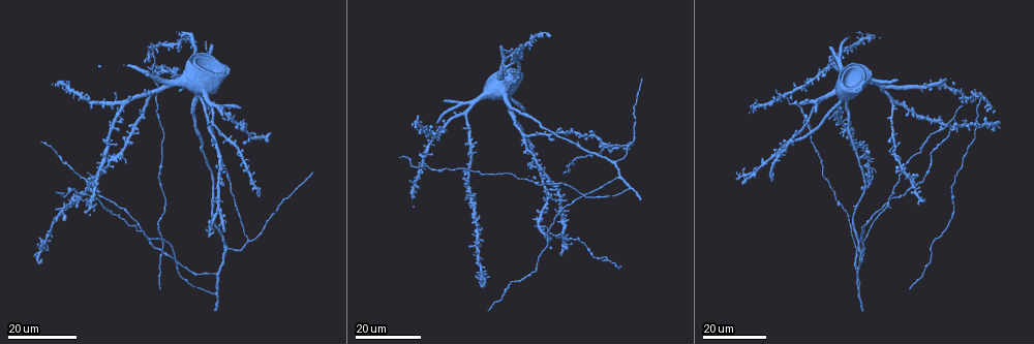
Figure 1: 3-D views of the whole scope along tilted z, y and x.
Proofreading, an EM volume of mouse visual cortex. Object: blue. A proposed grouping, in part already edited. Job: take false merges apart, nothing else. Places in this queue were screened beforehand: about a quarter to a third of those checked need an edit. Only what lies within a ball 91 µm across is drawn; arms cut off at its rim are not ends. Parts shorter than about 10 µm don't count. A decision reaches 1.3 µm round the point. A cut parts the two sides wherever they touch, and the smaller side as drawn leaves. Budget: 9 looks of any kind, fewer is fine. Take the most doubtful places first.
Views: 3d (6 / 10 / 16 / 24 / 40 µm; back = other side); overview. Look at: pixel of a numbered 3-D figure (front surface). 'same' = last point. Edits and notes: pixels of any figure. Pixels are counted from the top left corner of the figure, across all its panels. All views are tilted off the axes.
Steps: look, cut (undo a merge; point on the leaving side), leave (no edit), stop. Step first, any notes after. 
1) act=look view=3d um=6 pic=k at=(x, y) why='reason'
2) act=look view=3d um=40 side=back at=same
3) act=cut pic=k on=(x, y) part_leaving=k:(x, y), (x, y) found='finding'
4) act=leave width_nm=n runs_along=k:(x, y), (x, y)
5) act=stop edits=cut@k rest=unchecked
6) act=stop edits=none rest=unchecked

act=look view=3d um=16 pic=1 at=(215, 274) why='four or more arms meet'

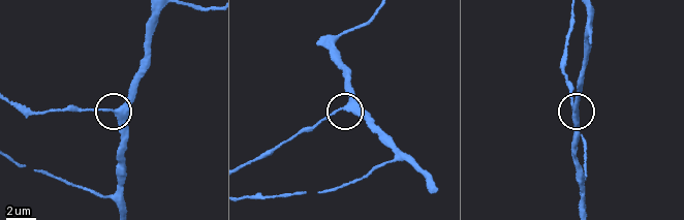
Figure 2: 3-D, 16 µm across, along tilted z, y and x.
act=look view=3d um=10 pic=2 at=(115, 111) why='zoom in'

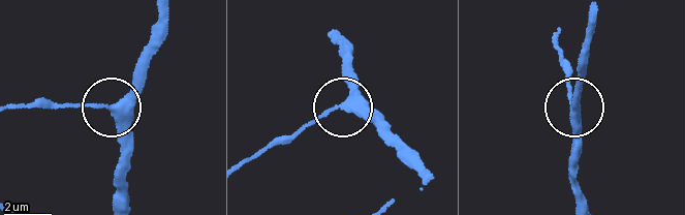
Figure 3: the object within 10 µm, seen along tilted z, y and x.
act=leave width_nm=310 found='continuous, no second neuron'

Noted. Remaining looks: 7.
act=look view=3d um=24 pic=1 at=(251, 242) why='branch point'

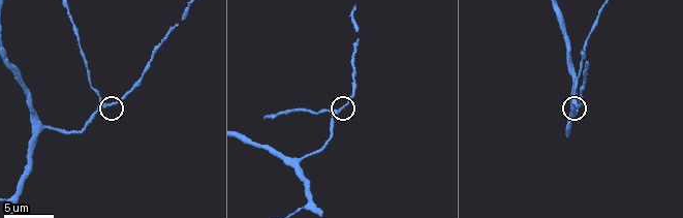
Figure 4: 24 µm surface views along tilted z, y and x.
act=look view=3d um=10 pic=4 at=(337, 112)

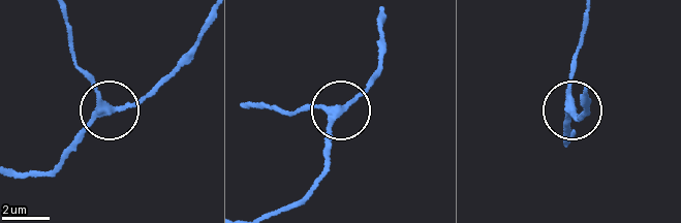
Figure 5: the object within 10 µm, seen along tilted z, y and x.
act=leave side_arm_um=33 runs_along=5:(13, 169), (51, 168), (102, 114), (141, 102), (165, 80) found='one neuron here'

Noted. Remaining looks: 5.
act=look view=3d um=24 pic=1 at=(180, 264) why='four or more arms meet'

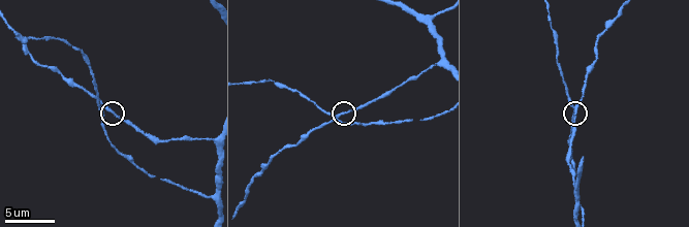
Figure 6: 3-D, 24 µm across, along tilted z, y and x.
act=look view=3d um=10 pic=6 at=(577, 106)

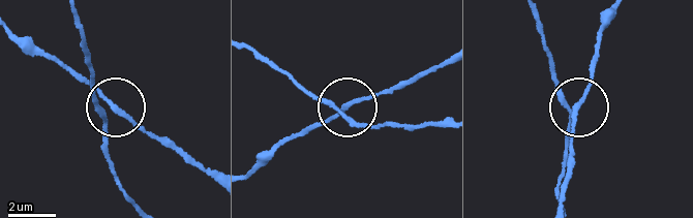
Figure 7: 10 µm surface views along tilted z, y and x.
act=leave runs_along=7:(440, 63), (300, 131) found='one neuron here'

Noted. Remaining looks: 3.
act=look view=3d um=6 pic=6 at=(433, 18) why='arms part here'

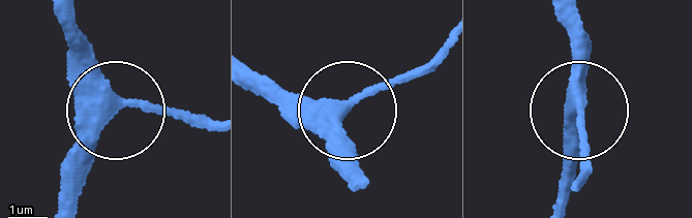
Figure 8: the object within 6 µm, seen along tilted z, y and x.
act=leave width_nm=310 runs_along=8:(58, 12), (101, 105), (207, 117) found='continuous, no second neuron'

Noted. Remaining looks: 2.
act=stop edits=none rest=unchecked

